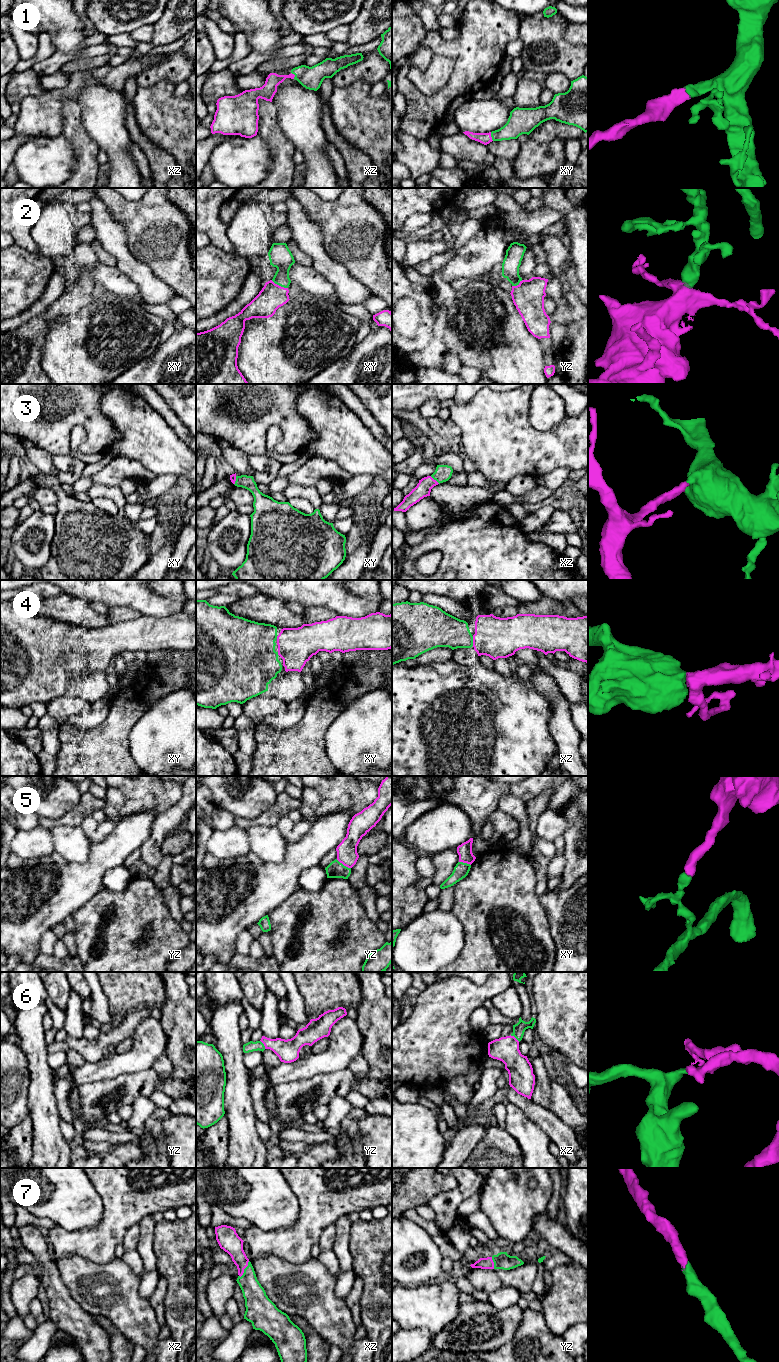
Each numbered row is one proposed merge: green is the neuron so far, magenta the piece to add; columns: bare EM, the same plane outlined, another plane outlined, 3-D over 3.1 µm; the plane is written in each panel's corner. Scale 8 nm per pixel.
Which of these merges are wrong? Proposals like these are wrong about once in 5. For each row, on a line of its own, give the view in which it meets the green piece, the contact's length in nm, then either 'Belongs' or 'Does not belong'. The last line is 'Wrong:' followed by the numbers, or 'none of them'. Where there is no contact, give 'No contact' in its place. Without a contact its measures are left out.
1: Touches green in xy. Shared border 80 nm. Belongs
2: Touches green in xy. Shared border 150 nm. Belongs
3: Touches green in xz. Shared border 100 nm. Belongs
4: Touches green in xz. Shared border 80 nm. Belongs
5: Touches green in yz. Shared border 140 nm. Does not belong
6: Touches green in xz. Shared border 90 nm. Belongs
7: Touches green in xz. Shared border 150 nm. Belongs
Wrong: 5

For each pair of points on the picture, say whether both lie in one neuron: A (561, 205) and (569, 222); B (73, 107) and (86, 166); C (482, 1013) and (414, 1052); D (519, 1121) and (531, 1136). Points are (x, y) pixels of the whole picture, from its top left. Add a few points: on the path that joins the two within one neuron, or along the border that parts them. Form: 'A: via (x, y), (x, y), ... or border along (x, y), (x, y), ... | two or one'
A: via (565, 209), (569, 213), (569, 218) | one
B: via (73, 122), (73, 130), (85, 151) | one
C: border along (482, 1005), (470, 1016), (470, 1025), (479, 1032) | two
D: via (520, 1125), (527, 1132) | one

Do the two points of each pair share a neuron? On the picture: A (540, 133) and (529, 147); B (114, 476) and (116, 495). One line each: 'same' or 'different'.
A: different
B: different

